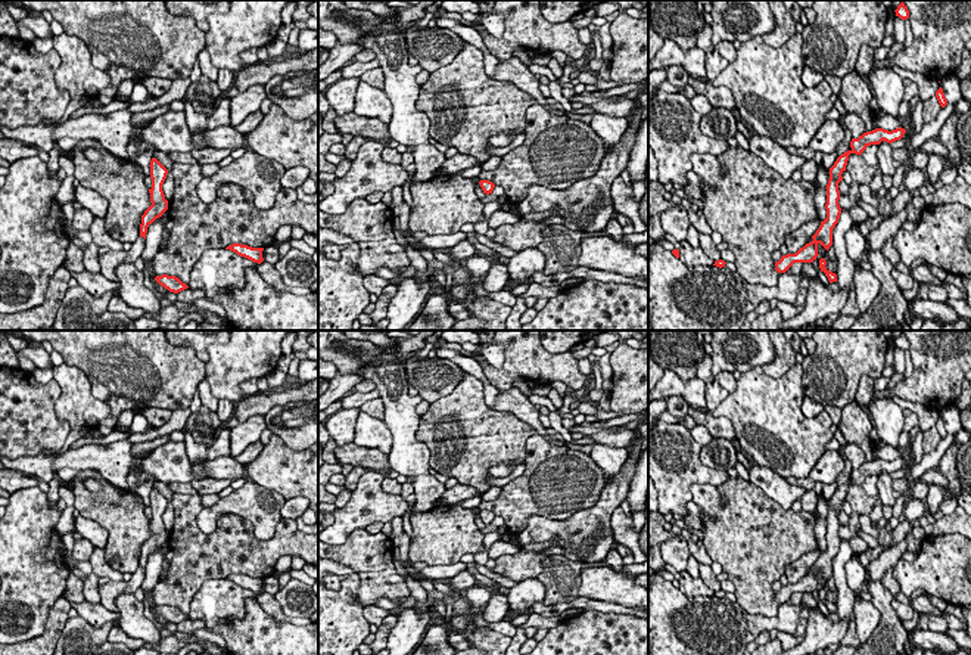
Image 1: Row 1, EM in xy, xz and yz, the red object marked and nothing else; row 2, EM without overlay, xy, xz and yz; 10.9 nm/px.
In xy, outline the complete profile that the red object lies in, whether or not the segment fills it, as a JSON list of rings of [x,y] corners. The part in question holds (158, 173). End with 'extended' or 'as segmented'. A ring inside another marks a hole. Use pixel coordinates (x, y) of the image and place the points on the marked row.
[[[156,159],[150,161],[152,187],[149,189],[152,205],[141,215],[140,236],[146,239],[147,227],[168,209],[162,184],[166,179],[168,170]]]; as segmented

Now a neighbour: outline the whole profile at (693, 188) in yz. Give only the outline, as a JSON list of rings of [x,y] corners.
[[[691,170],[687,173],[688,183],[684,184],[684,192],[694,198],[703,201],[703,189],[701,189],[701,179]]]

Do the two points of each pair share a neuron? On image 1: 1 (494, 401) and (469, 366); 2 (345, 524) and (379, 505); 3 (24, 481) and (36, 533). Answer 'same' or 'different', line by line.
1: same
2: same
3: different

